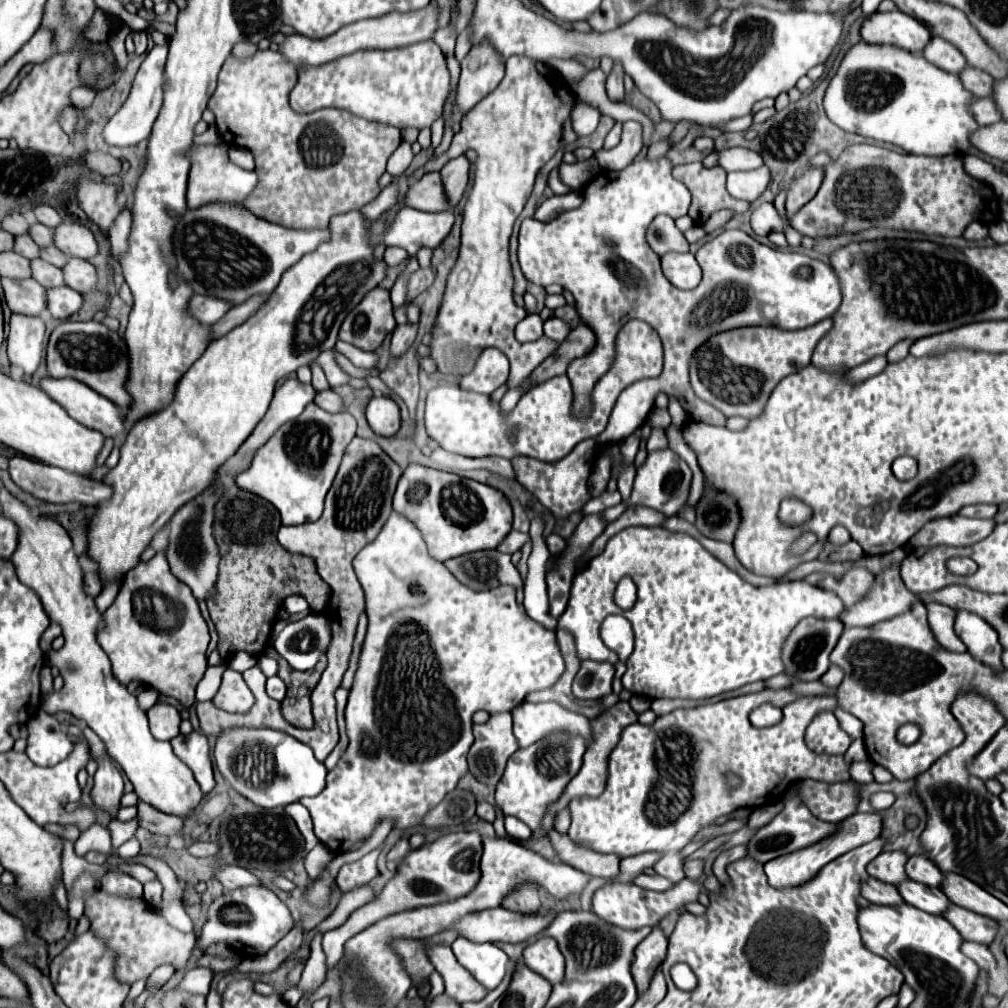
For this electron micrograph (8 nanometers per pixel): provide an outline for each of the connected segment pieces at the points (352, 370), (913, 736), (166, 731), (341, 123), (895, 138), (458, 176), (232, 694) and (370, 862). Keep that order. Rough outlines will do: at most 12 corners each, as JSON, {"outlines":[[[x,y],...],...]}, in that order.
{"outlines":[[[336,352],[336,362],[340,368],[354,376],[364,378],[376,374],[376,370],[360,370],[352,366],[342,354]],[[916,724],[898,728],[898,742],[912,744],[920,738]],[[158,702],[148,710],[150,730],[158,740],[180,732],[180,714]],[[280,52],[230,54],[208,108],[254,154],[252,214],[326,228],[380,194],[396,126],[294,112]],[[856,44],[828,118],[908,154],[972,148],[974,96],[902,48]],[[466,156],[450,160],[442,170],[448,206],[454,208],[468,184]],[[226,668],[212,702],[226,712],[248,712],[254,696],[242,674]],[[382,846],[362,860],[344,864],[336,878],[342,892],[378,876]]]}

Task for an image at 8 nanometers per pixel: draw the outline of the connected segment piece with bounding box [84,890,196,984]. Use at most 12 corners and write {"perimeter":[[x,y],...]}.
{"perimeter":[[94,892],[90,930],[118,952],[132,984],[196,944],[140,900]]}

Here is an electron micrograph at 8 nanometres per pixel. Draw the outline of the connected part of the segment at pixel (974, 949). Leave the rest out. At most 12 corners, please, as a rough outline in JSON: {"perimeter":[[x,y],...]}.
{"perimeter":[[964,942],[962,952],[982,970],[996,966],[994,954],[984,944]]}

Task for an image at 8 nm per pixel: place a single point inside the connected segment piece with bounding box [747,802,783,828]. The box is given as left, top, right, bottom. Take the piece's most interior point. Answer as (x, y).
(761, 816)

